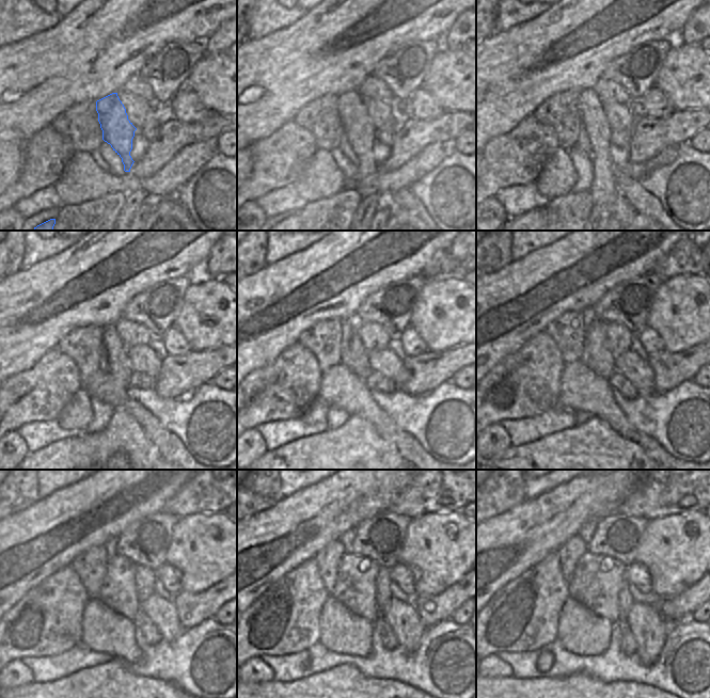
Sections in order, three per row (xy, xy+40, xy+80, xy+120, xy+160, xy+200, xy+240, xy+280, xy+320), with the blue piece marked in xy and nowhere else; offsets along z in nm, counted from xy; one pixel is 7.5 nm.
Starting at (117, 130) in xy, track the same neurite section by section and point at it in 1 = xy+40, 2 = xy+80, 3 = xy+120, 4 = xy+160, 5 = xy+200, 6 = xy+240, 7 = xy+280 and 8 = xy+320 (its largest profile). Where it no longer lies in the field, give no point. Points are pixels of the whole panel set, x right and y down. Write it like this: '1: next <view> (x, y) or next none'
1: next xy+40 (358, 128)
2: next xy+80 (603, 190)
3: next xy+120 (123, 433)
4: next xy+160 (356, 447)
5: next xy+200 (594, 447)
6: next xy+240 (111, 686)
7: next xy+280 (344, 686)
8: next xy+320 (580, 686)

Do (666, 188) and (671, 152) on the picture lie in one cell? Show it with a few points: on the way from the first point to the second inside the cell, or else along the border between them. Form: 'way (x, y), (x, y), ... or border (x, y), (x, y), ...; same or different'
border (679, 146), (679, 153), (671, 162), (646, 173); different

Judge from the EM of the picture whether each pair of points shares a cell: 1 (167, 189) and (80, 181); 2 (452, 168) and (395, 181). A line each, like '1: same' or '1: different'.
1: same
2: different

